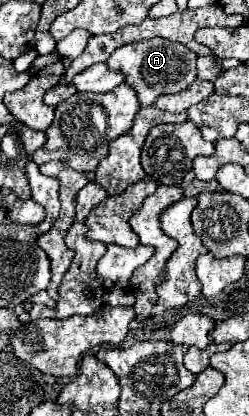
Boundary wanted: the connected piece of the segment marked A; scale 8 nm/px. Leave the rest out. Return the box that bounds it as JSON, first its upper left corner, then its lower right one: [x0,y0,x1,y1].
[107,38,197,106]

